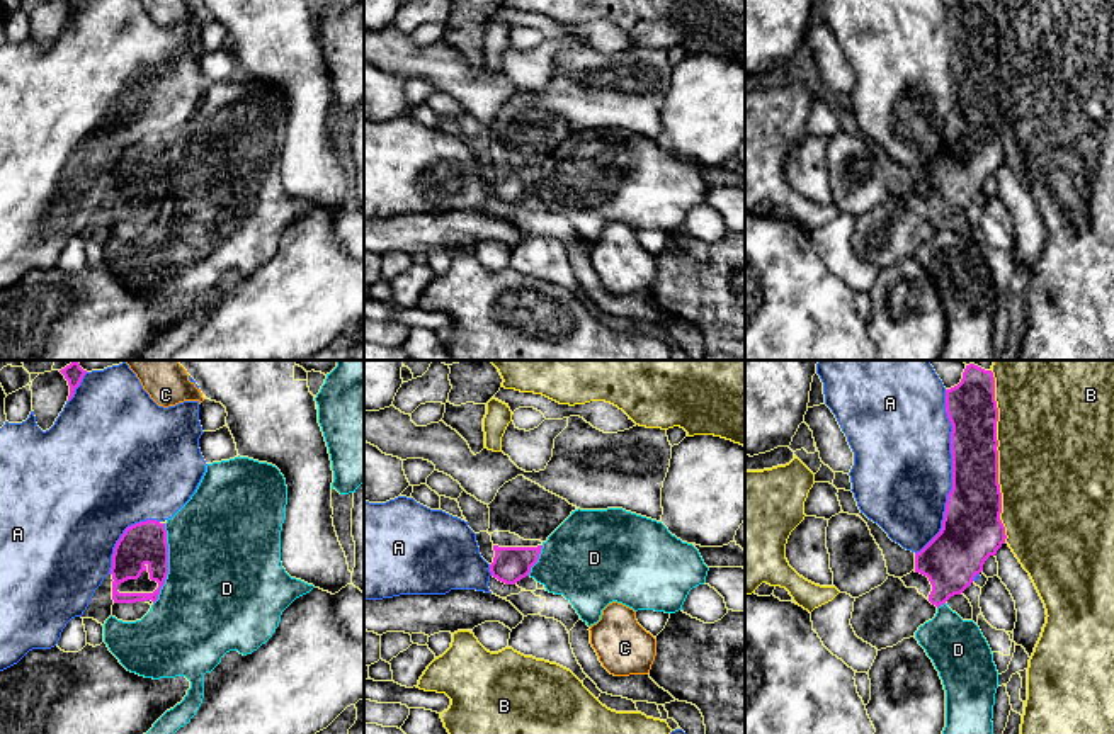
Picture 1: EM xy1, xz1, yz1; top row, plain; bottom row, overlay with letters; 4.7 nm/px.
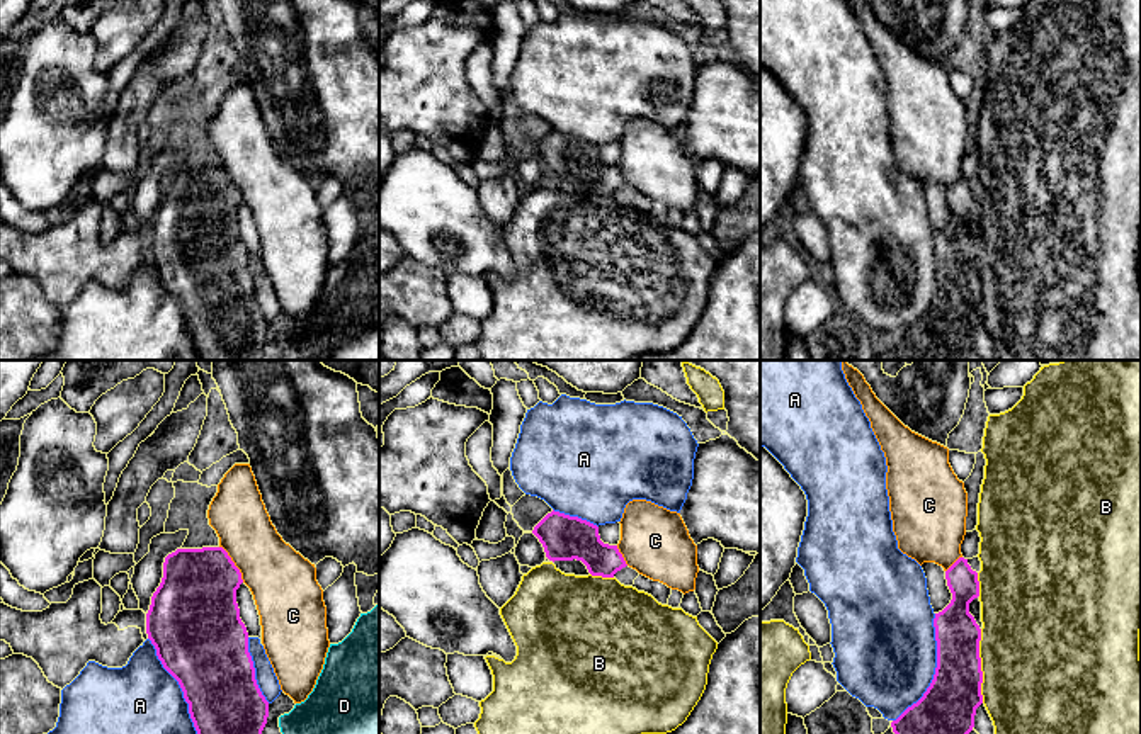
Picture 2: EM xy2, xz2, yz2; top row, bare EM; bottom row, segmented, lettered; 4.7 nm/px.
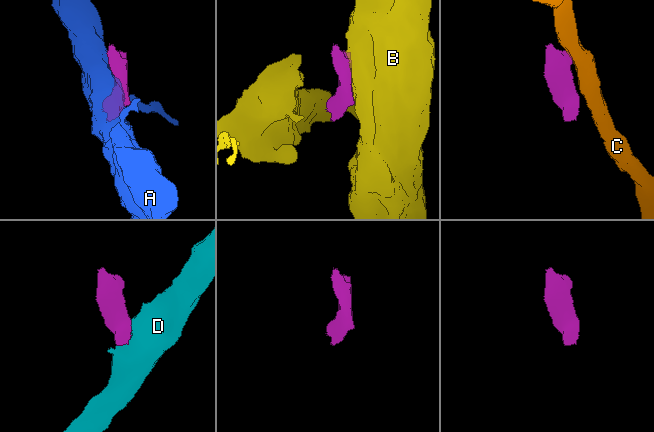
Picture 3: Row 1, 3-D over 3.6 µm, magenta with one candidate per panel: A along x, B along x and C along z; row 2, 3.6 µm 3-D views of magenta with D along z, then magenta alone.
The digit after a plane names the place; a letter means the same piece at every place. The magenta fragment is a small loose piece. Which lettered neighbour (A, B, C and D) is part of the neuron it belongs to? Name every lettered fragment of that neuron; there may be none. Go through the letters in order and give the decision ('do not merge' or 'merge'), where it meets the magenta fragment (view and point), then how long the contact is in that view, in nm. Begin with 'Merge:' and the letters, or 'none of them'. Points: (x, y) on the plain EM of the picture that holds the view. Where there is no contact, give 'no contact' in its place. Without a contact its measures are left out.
Merge: none of them
A: do not merge; contact yz1 (953, 92); length 800 nm
B: do not merge; contact yz1 (997, 80); length 750 nm
C: do not merge; contact xy2 (233, 184); length 200 nm
D: do not merge; contact xy1 (167, 184); length 380 nm

